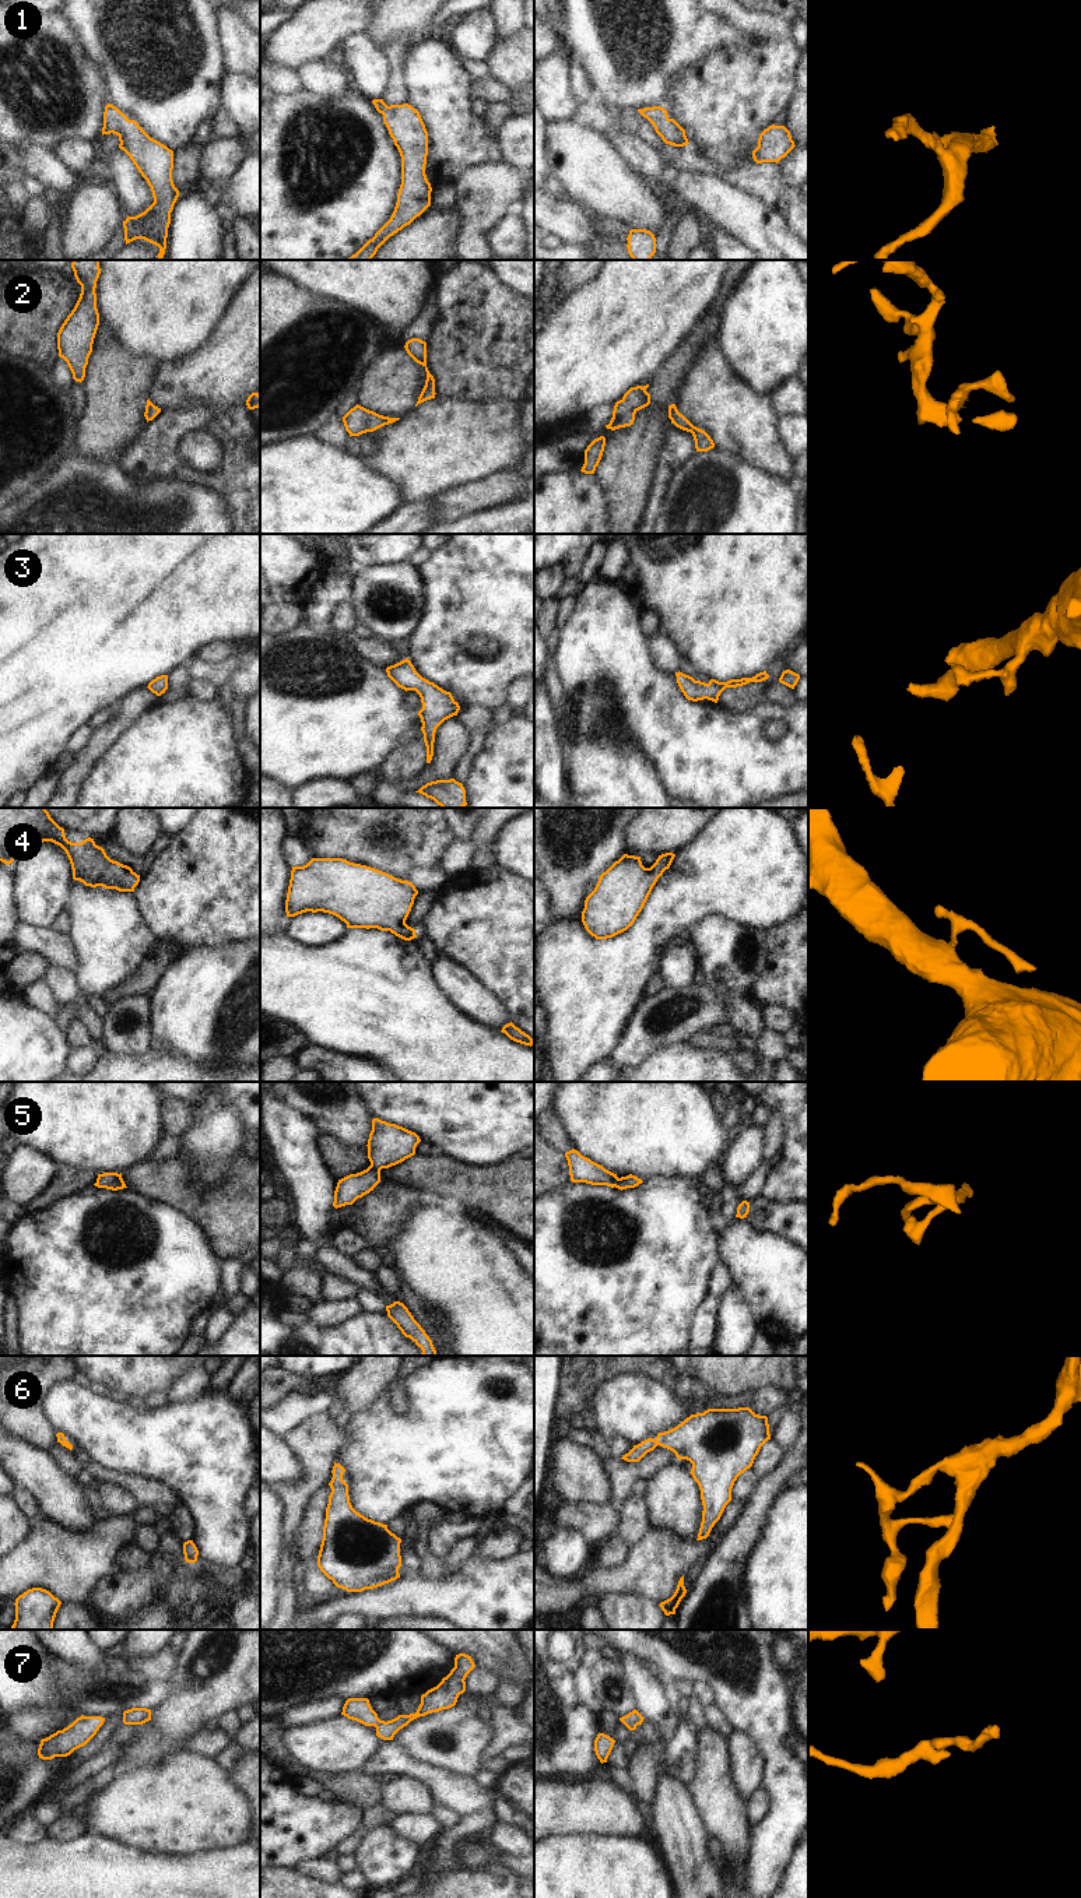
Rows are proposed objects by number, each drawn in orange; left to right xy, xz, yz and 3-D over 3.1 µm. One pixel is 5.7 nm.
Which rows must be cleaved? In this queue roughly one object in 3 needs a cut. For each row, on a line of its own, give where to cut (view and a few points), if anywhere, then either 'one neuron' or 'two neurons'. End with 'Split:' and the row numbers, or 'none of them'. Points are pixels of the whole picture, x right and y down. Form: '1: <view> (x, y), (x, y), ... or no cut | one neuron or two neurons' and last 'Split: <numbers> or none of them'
1: no cut | one neuron
2: no cut | one neuron
3: no cut | one neuron
4: no cut | one neuron
5: no cut | one neuron
6: no cut | one neuron
7: no cut | one neuron
Split: none of them

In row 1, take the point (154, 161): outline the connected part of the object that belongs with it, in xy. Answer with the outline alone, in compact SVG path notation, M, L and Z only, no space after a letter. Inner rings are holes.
M108 103L103 112L103 134L116 134L123 150L151 187L154 203L141 214L123 221L126 245L144 239L159 247L158 260L166 249L171 212L179 197L172 180L173 151L151 138L136 120L129 120Z

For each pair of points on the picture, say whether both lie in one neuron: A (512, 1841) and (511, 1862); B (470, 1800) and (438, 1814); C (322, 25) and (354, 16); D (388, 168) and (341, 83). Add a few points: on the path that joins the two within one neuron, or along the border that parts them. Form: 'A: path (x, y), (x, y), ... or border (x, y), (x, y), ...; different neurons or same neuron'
A: border (492, 1851), (501, 1855), (519, 1856); different neurons
B: border (434, 1799), (459, 1816); different neurons
C: path (330, 21), (346, 16); same neuron
D: border (348, 85), (333, 97), (313, 94); different neurons

